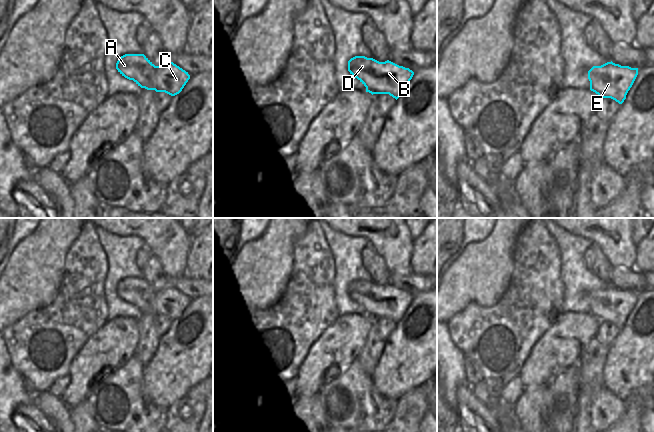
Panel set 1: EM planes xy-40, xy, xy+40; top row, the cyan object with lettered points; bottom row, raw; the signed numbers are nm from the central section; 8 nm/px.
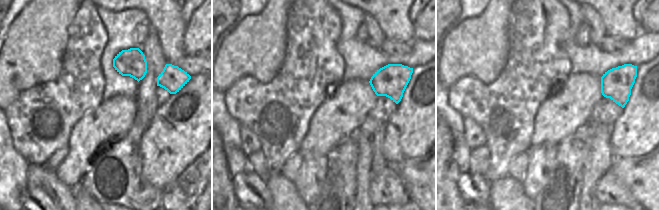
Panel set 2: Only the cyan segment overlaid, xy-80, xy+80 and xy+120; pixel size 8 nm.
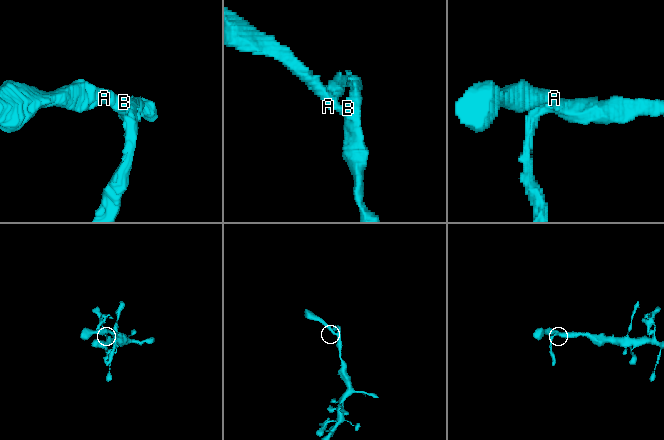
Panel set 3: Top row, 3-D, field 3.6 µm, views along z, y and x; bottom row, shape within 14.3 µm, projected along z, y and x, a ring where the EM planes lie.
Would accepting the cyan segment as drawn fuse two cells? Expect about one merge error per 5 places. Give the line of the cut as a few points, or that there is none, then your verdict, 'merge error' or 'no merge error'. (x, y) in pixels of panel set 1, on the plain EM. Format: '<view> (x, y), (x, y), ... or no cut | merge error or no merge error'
no cut | no merge error

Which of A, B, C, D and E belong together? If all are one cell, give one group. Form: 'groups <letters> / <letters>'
groups A B C D E

